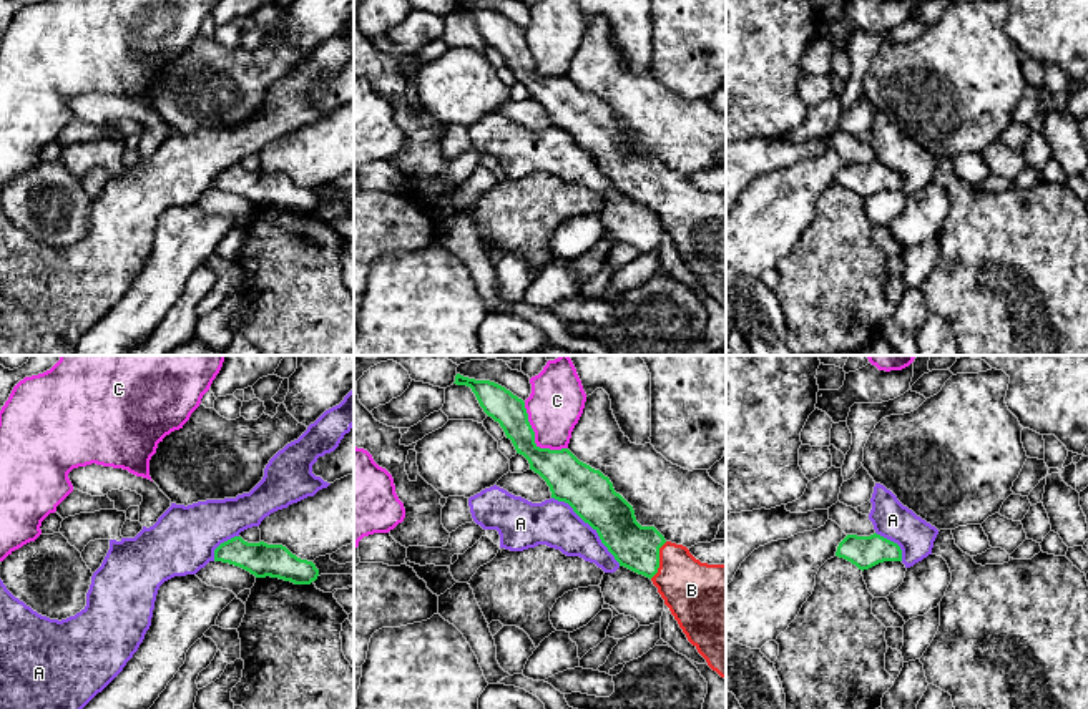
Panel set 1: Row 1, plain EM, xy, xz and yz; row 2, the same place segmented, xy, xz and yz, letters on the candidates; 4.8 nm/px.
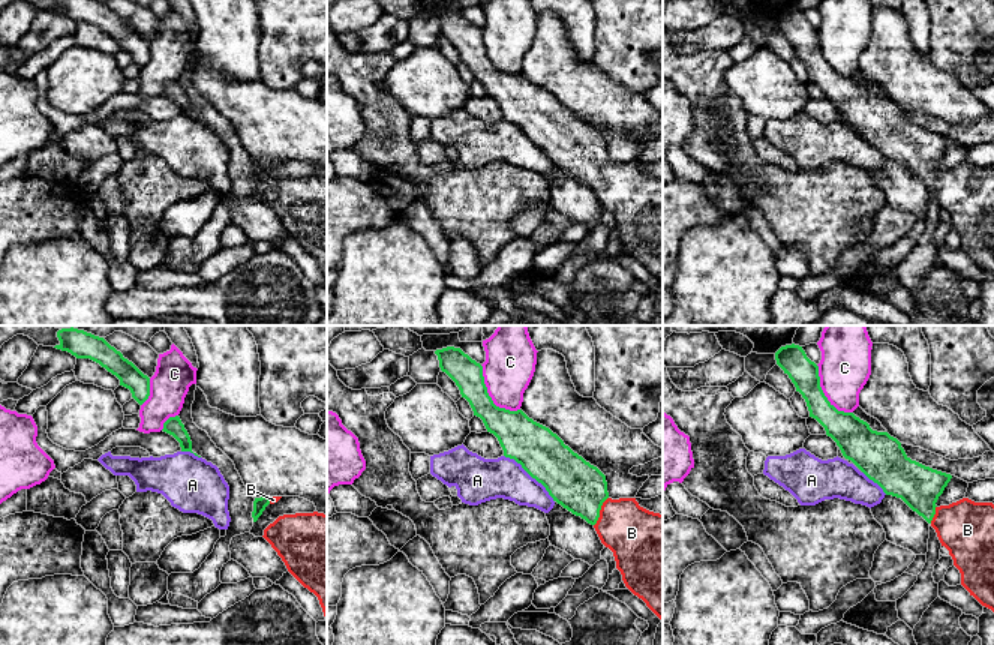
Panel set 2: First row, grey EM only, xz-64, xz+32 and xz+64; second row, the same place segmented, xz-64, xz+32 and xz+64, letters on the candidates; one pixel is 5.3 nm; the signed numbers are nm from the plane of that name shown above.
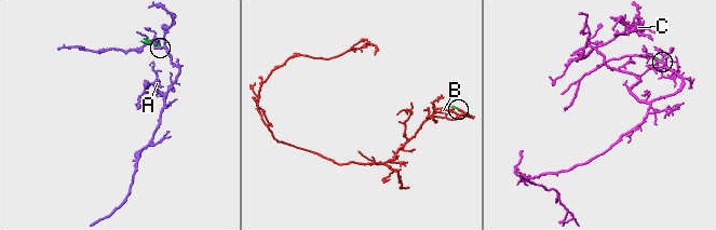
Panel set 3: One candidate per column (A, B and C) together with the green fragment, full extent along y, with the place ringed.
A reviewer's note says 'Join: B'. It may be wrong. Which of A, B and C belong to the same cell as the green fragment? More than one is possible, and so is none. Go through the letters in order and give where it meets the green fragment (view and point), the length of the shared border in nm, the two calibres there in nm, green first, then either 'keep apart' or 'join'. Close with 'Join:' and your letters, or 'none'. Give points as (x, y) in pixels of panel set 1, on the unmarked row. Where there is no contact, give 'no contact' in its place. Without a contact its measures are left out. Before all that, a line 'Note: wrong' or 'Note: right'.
Note: right
A: meets green in xz at (590, 153); contact 480 nm long; 220 nm thick on the green side, 220 nm on the other; keep apart
B: meets green in xz at (658, 188); contact 200 nm long; 220 nm thick on the green side, 300 nm on the other; join
C: meets green in xz at (534, 67); contact 320 nm long; 200 nm thick on the green side, 260 nm on the other; keep apart
Join: B

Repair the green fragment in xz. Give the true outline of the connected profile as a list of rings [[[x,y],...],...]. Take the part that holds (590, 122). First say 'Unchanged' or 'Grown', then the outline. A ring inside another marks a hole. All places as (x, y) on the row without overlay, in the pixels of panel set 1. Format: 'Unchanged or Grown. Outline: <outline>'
Grown. Outline: [[[460,2],[455,3],[453,12],[472,17],[483,40],[500,51],[517,81],[528,88],[530,98],[546,110],[551,126],[568,131],[598,161],[620,194],[653,209],[688,269],[706,287],[708,294],[726,307],[726,193],[701,191],[686,174],[666,169],[654,154],[641,154],[633,134],[615,120],[610,106],[580,90],[568,76],[540,76],[535,71],[525,30],[505,15]]]

